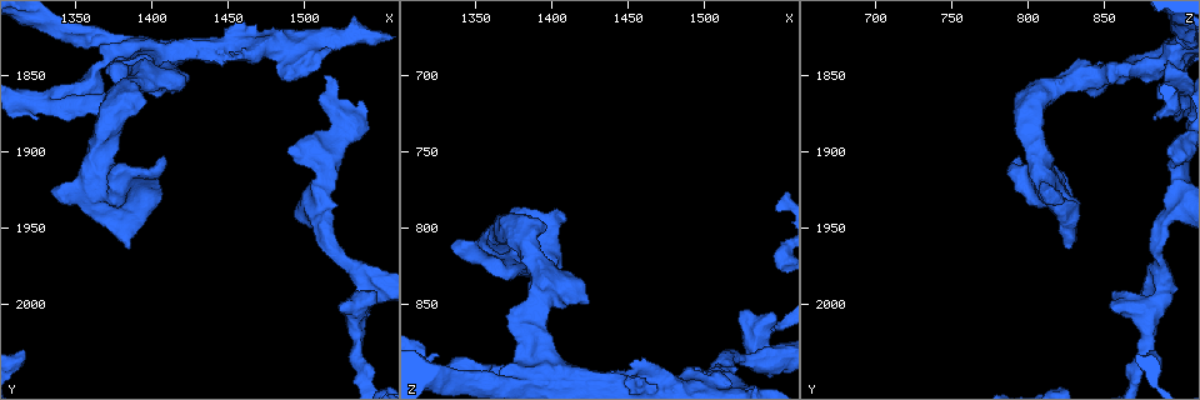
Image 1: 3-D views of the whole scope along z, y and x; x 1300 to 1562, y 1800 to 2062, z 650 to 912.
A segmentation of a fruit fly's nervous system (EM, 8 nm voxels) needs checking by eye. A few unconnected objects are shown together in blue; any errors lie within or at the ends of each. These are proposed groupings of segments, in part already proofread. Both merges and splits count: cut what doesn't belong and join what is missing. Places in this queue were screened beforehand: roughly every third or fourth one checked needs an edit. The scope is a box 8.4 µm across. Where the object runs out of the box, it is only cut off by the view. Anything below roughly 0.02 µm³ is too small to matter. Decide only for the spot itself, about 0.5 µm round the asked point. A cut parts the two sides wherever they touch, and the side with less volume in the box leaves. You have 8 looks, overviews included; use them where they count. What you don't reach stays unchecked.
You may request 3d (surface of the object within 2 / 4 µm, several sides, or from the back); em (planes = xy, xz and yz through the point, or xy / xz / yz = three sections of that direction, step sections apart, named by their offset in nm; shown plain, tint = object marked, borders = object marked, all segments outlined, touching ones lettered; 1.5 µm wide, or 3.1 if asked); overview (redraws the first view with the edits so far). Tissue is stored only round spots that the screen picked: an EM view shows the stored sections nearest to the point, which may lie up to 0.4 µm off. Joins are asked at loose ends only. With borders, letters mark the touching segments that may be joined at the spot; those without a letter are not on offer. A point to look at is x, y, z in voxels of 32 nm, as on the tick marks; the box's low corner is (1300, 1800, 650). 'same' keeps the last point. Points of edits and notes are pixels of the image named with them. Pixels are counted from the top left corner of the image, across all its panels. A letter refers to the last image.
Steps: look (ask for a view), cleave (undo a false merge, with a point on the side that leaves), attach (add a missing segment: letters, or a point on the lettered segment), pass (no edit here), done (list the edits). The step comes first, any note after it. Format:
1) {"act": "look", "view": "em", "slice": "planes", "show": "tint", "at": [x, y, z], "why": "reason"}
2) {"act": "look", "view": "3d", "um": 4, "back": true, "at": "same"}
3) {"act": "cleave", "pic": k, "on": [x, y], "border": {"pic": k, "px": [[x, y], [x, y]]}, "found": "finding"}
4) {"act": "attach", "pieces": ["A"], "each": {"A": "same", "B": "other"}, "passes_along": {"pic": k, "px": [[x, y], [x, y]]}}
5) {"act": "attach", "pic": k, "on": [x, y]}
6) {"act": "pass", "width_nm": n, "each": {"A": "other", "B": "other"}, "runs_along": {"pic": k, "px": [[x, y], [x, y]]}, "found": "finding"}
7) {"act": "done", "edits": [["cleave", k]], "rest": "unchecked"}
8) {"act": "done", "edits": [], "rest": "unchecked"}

{"act": "look", "view": "3d", "um": 2, "at": [1332, 1926, 812], "why": "an open end"}

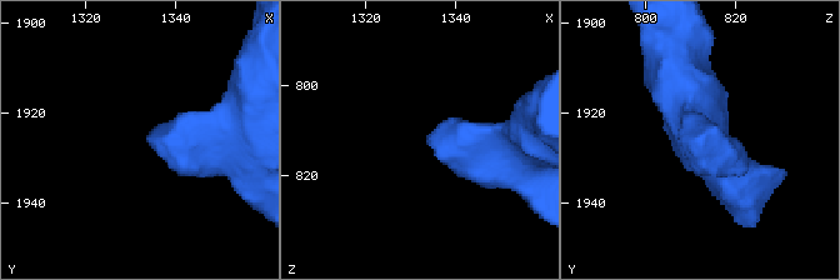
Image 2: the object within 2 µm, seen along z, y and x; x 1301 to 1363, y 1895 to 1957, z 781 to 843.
{"act": "look", "view": "em", "slice": "xz", "step": 8, "show": "borders", "at": [1334, 1925, 813], "why": "now the EM"}

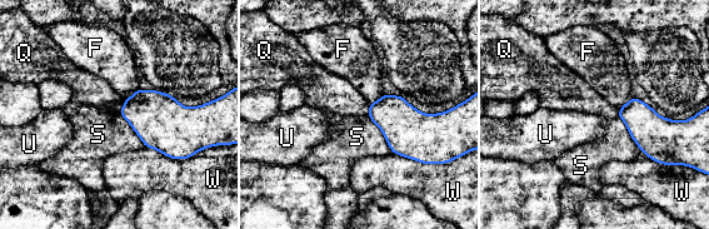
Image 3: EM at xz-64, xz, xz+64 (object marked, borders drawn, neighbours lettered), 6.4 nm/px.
{"act": "look", "view": "em", "slice": "planes", "show": "borders", "at": "same"}

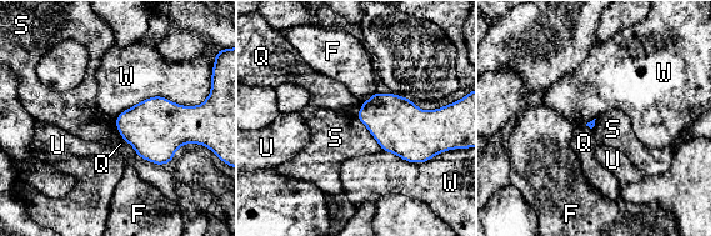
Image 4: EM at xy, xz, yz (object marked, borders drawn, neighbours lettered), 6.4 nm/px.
{"act": "pass", "each": {"F": "other", "Q": "other", "S": "other", "U": "other", "W": "other"}, "border": {"pic": 4, "px": [[355, 116], [381, 149]]}, "found": "no lettered segment goes on from it"}

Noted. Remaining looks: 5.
{"act": "look", "view": "em", "slice": "xz", "step": 4, "show": "borders", "at": [1488, 1896, 892], "why": "free end"}

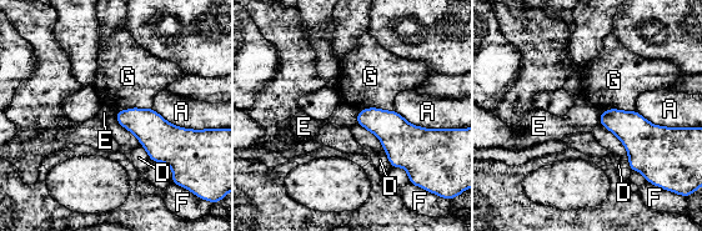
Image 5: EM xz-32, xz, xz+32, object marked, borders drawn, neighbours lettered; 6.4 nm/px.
{"act": "look", "view": "em", "slice": "planes", "show": "borders", "at": "same", "why": "another direction"}

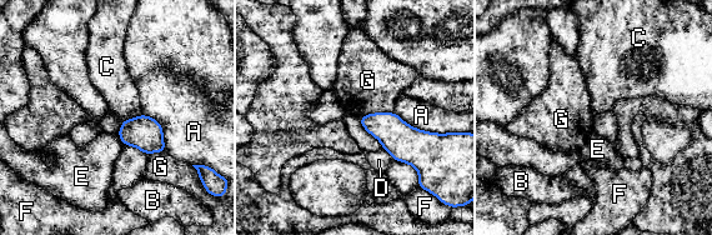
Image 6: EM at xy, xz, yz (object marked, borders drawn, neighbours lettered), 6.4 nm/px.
{"act": "pass", "each": {"A": "other", "B": "other", "C": "other", "D": "other", "E": "other", "F": "other", "G": "other"}, "found": "no lettered segment goes on from it"}

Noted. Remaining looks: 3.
{"act": "look", "view": "em", "slice": "planes", "show": "borders", "at": [1396, 1838, 890], "why": "four arms meet"}

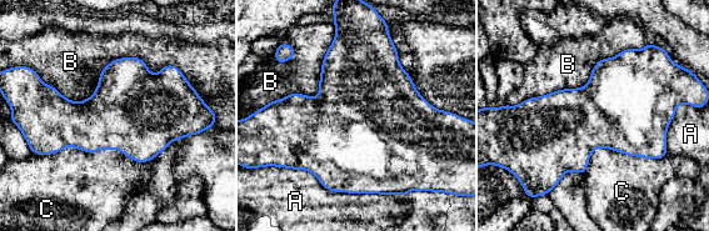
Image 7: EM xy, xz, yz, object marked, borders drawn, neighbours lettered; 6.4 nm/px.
{"act": "pass", "width_nm": 480, "each": {"A": "other", "B": "other", "C": "other"}, "border": {"pic": 7, "px": [[51, 154], [118, 149], [148, 162]]}, "found": "one cell here"}

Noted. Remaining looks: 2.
{"act": "done", "edits": [], "rest": "unchecked"}

